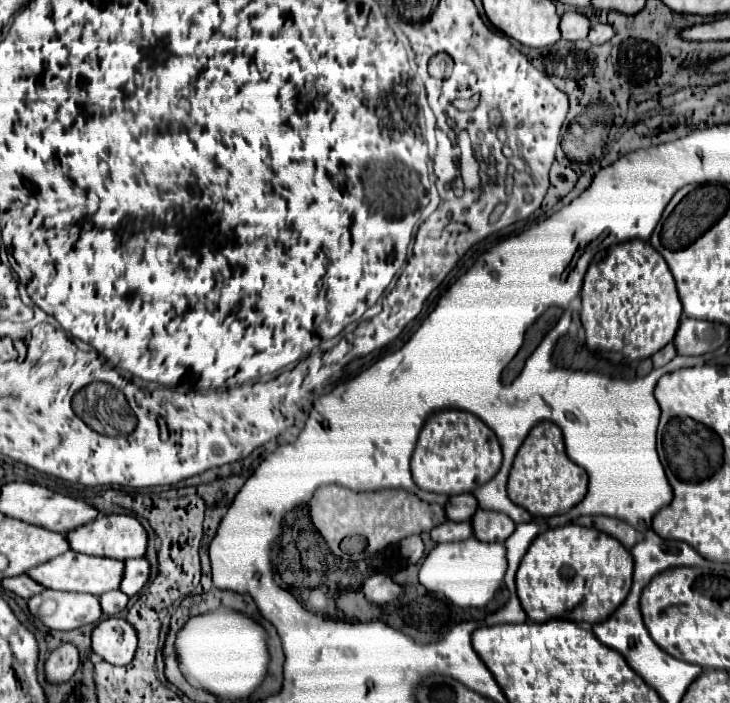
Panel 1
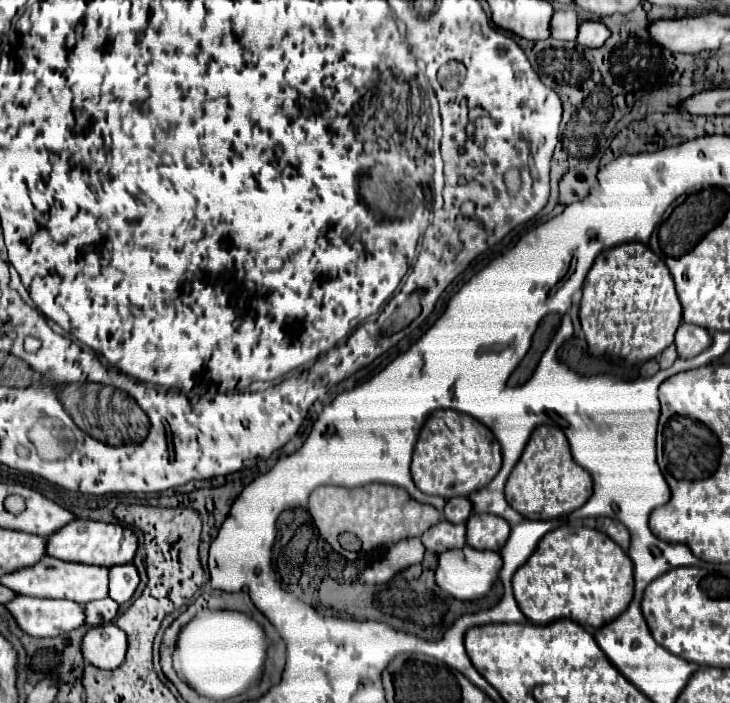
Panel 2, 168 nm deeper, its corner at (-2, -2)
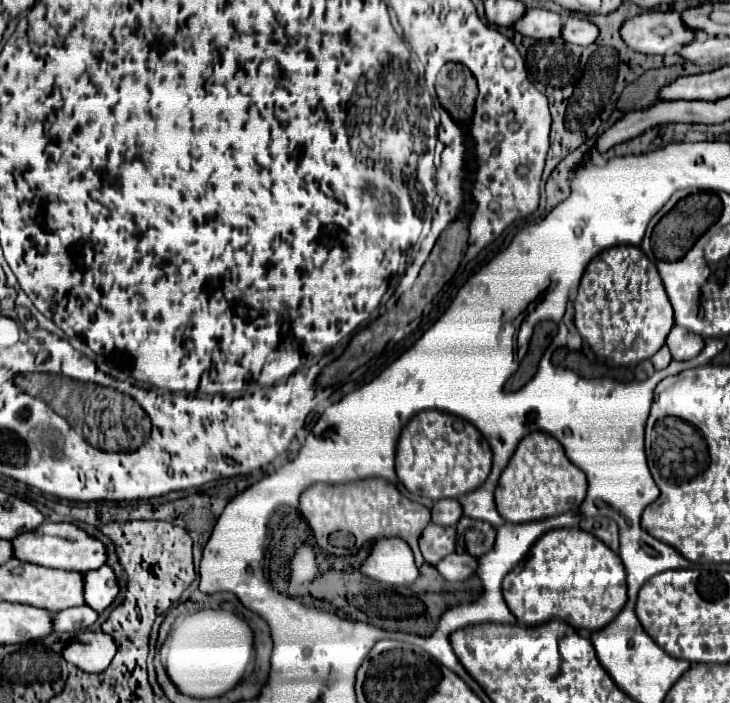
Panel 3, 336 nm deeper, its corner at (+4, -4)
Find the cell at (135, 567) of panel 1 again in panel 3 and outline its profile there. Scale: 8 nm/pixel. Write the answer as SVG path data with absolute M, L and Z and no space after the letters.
M99 567L97 571L85 571L85 605L93 607L97 613L107 609L115 595L119 593L119 585L111 567Z

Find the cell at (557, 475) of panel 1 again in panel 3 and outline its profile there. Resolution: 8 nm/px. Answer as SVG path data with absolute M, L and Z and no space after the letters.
M533 431L521 439L513 457L503 469L495 489L495 505L505 521L527 523L561 515L561 501L583 503L585 493L587 477L567 459L561 443L543 431Z

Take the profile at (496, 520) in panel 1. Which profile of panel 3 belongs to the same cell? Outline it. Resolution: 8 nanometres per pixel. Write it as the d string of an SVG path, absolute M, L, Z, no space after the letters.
M463 517L457 523L457 553L473 557L485 555L495 543L495 529L485 521L473 521Z

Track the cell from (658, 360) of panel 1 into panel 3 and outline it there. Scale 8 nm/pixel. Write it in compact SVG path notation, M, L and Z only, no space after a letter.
M661 347L653 357L651 357L651 363L655 365L655 369L665 369L669 363L671 363L671 353L669 353L669 347Z

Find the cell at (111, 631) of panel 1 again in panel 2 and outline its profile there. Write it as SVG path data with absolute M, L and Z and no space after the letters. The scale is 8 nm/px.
M113 623L91 627L83 637L83 657L99 669L117 669L127 655L127 635Z

